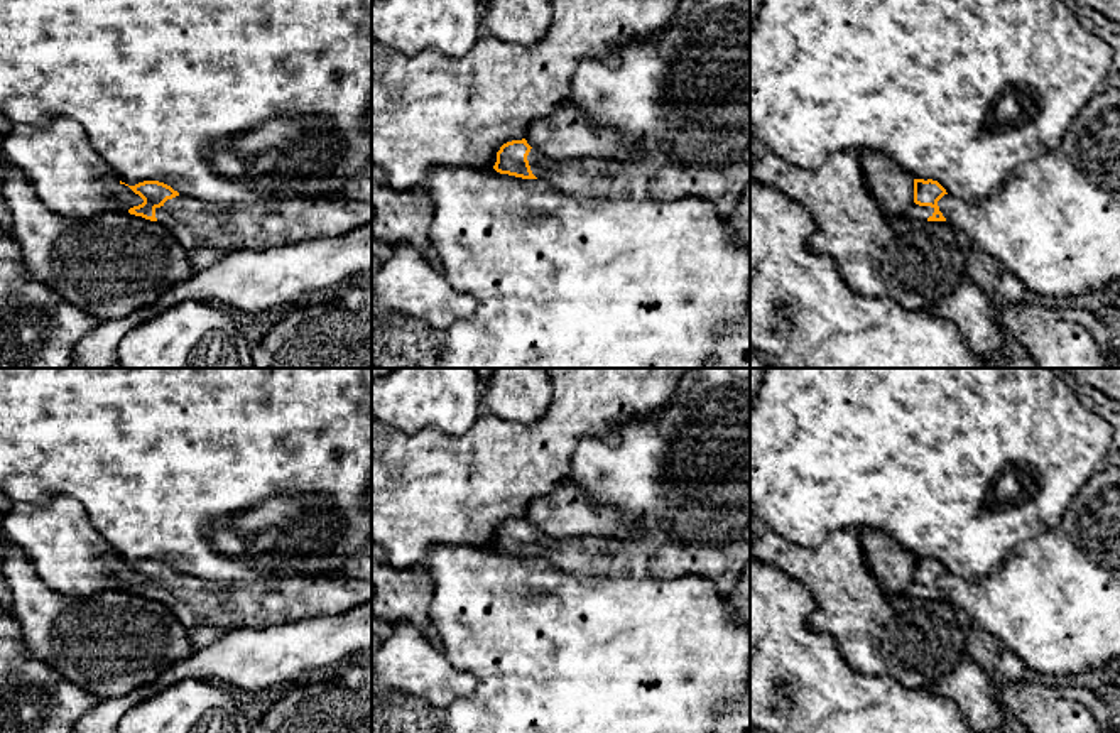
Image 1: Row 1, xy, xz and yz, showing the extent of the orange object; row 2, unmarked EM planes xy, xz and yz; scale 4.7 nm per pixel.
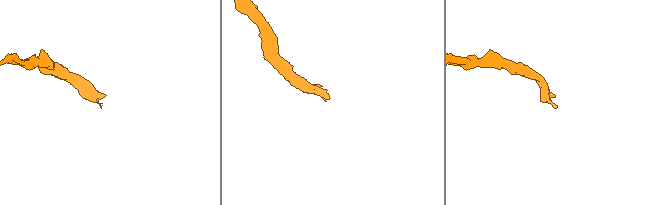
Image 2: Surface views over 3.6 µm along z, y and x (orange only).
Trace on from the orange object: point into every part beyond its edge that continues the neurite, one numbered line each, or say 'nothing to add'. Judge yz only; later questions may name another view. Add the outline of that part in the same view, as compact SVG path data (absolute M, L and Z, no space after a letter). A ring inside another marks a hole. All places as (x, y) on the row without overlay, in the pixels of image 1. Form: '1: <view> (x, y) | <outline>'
1: yz (916, 590) | M912 583L905 595L911 596L911 598L927 598L929 595L932 595L934 591L934 586L931 584L919 584L919 583Z

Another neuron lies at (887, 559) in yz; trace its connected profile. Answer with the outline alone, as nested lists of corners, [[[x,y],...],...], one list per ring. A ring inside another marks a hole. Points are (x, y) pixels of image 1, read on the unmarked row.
[[[882,530],[862,534],[870,573],[889,595],[905,595],[914,583],[914,556]]]

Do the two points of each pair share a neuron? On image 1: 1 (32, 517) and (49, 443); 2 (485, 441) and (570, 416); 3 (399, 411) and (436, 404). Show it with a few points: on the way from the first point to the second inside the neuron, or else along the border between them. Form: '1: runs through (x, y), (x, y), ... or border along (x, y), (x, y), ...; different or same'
1: border along (75, 497), (51, 495), (43, 504), (17, 502); different
2: runs through (505, 441), (539, 441), (549, 436); same
3: runs through (407, 404), (428, 404); same

